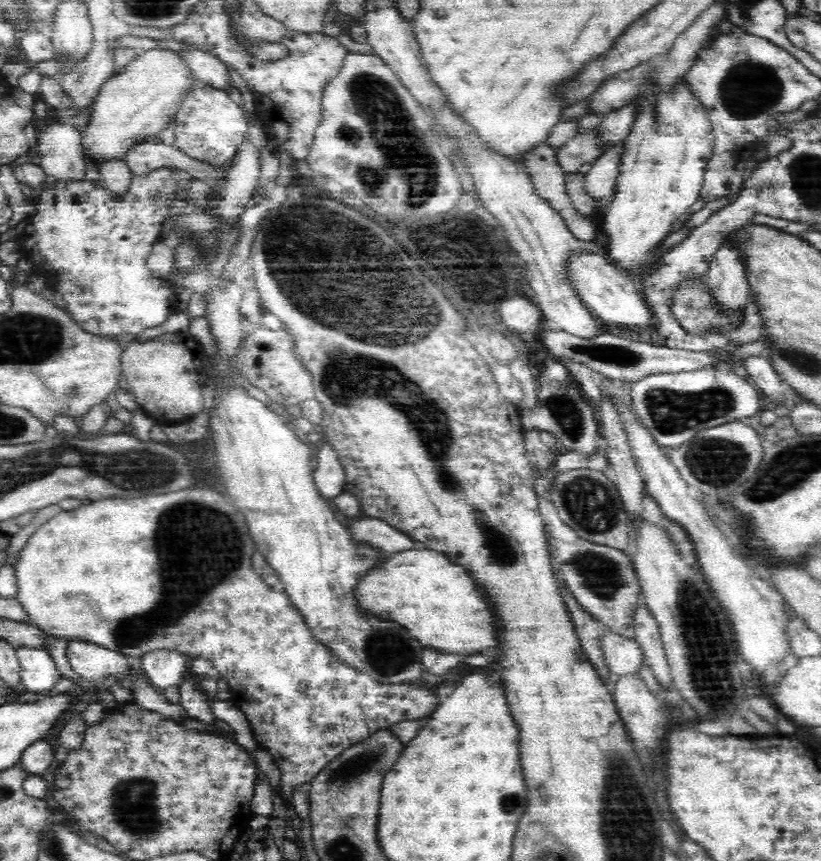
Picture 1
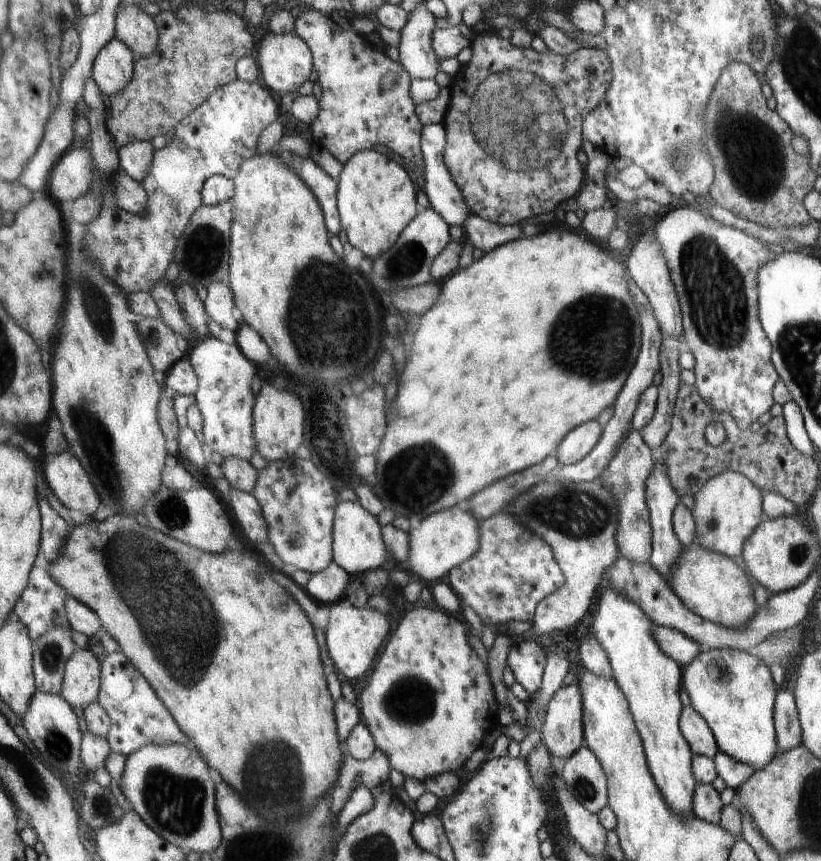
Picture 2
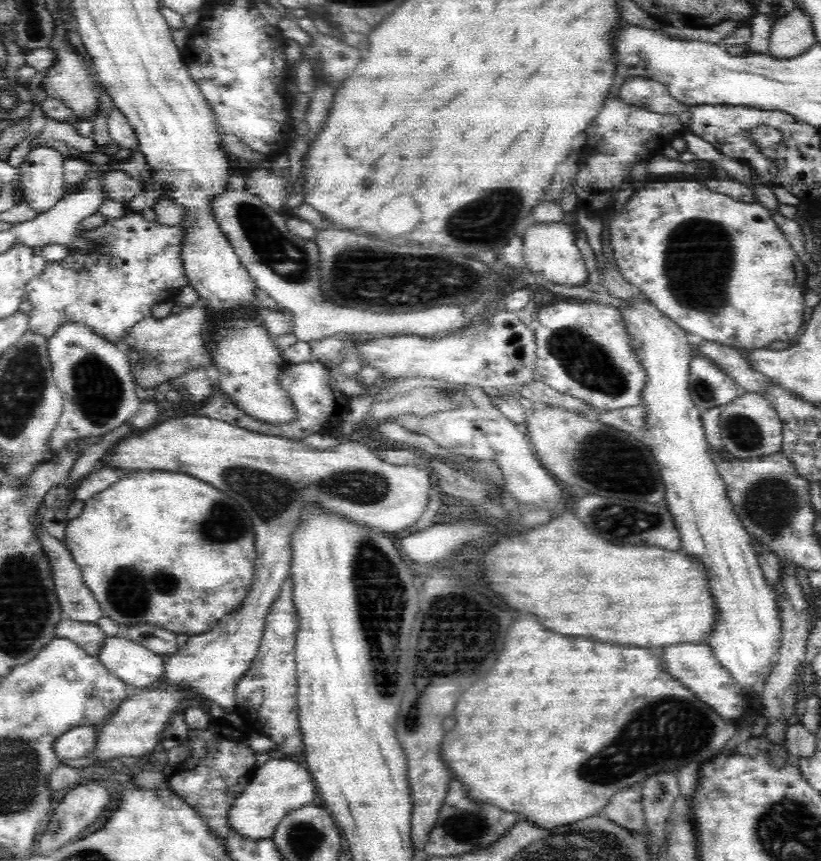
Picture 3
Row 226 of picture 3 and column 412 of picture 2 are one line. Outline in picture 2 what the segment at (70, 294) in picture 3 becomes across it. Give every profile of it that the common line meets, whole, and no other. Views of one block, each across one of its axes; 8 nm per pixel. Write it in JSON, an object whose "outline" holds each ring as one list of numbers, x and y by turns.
{"outline":[[303,6,295,11,294,33,300,35,313,51,313,70,318,74,318,82,322,86,322,96,318,100,320,110,309,125,312,142,319,144,332,153,332,156,342,164,358,152,372,149,375,144,384,144,393,150,397,160,405,165,406,171,411,171,413,183,424,186,423,178,418,173,425,168,425,160,421,146,423,125,414,113,415,102,411,97,412,78,401,63,396,62,386,52,379,51,367,37,354,30,343,30,330,15,313,6]]}

